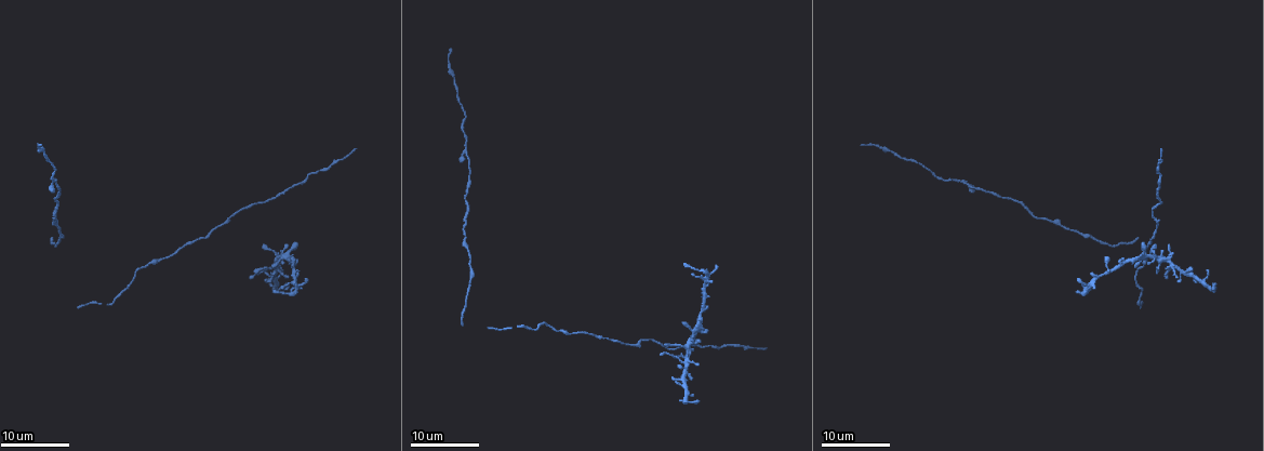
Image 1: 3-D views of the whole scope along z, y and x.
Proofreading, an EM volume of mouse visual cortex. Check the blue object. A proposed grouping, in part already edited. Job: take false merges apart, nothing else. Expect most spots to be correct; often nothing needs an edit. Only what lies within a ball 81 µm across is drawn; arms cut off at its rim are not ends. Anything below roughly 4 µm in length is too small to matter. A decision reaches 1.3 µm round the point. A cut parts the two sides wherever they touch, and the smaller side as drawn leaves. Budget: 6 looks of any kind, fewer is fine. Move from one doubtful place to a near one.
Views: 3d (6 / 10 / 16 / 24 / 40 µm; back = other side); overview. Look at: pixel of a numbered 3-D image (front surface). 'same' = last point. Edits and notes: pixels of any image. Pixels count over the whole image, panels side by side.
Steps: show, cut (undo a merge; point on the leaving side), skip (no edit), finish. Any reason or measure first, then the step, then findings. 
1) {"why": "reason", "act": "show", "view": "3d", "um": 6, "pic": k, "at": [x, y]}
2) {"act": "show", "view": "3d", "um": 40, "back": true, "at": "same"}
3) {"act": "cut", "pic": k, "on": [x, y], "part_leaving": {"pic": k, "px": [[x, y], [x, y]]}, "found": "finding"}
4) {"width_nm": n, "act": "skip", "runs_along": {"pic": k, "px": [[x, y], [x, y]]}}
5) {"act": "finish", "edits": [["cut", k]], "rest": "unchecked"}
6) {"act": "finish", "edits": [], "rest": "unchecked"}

{"why": "four or more arms meet", "act": "show", "view": "3d", "um": 16, "pic": 1, "at": [689, 354]}

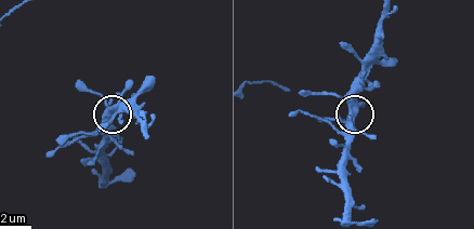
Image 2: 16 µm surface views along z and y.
{"act": "show", "view": "3d", "um": 10, "pic": 2, "at": [354, 109]}

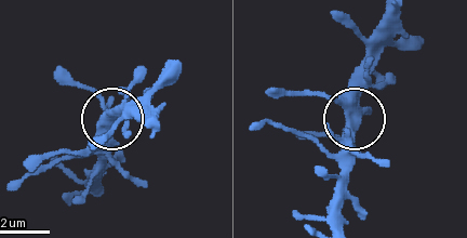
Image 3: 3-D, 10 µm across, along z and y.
{"act": "skip", "found": "continuous, no second neuron"}

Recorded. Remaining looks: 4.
{"why": "sudden change in width", "act": "show", "view": "3d", "um": 16, "pic": 1, "at": [704, 281]}

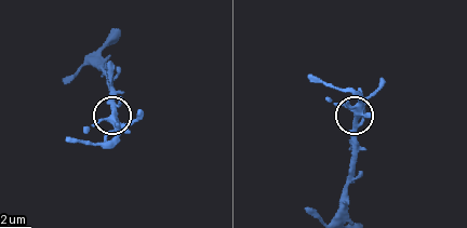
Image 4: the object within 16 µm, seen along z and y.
{"why": "closer look", "act": "show", "view": "3d", "um": 6, "pic": 4, "at": [357, 115]}

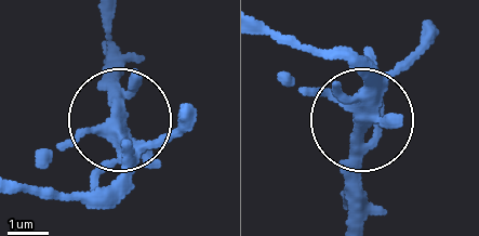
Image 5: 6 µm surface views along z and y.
{"act": "show", "view": "3d", "um": 6, "back": true, "pic": 5, "at": [117, 121]}

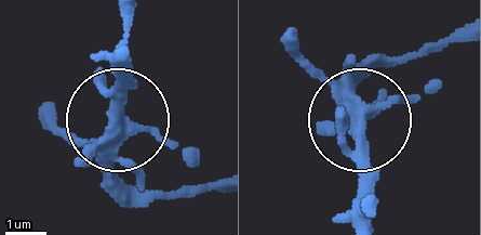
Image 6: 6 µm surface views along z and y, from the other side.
{"width_nm": 340, "act": "skip", "found": "continuous, no second neuron"}

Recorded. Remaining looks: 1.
{"act": "finish", "edits": [], "rest": "unchecked"}

